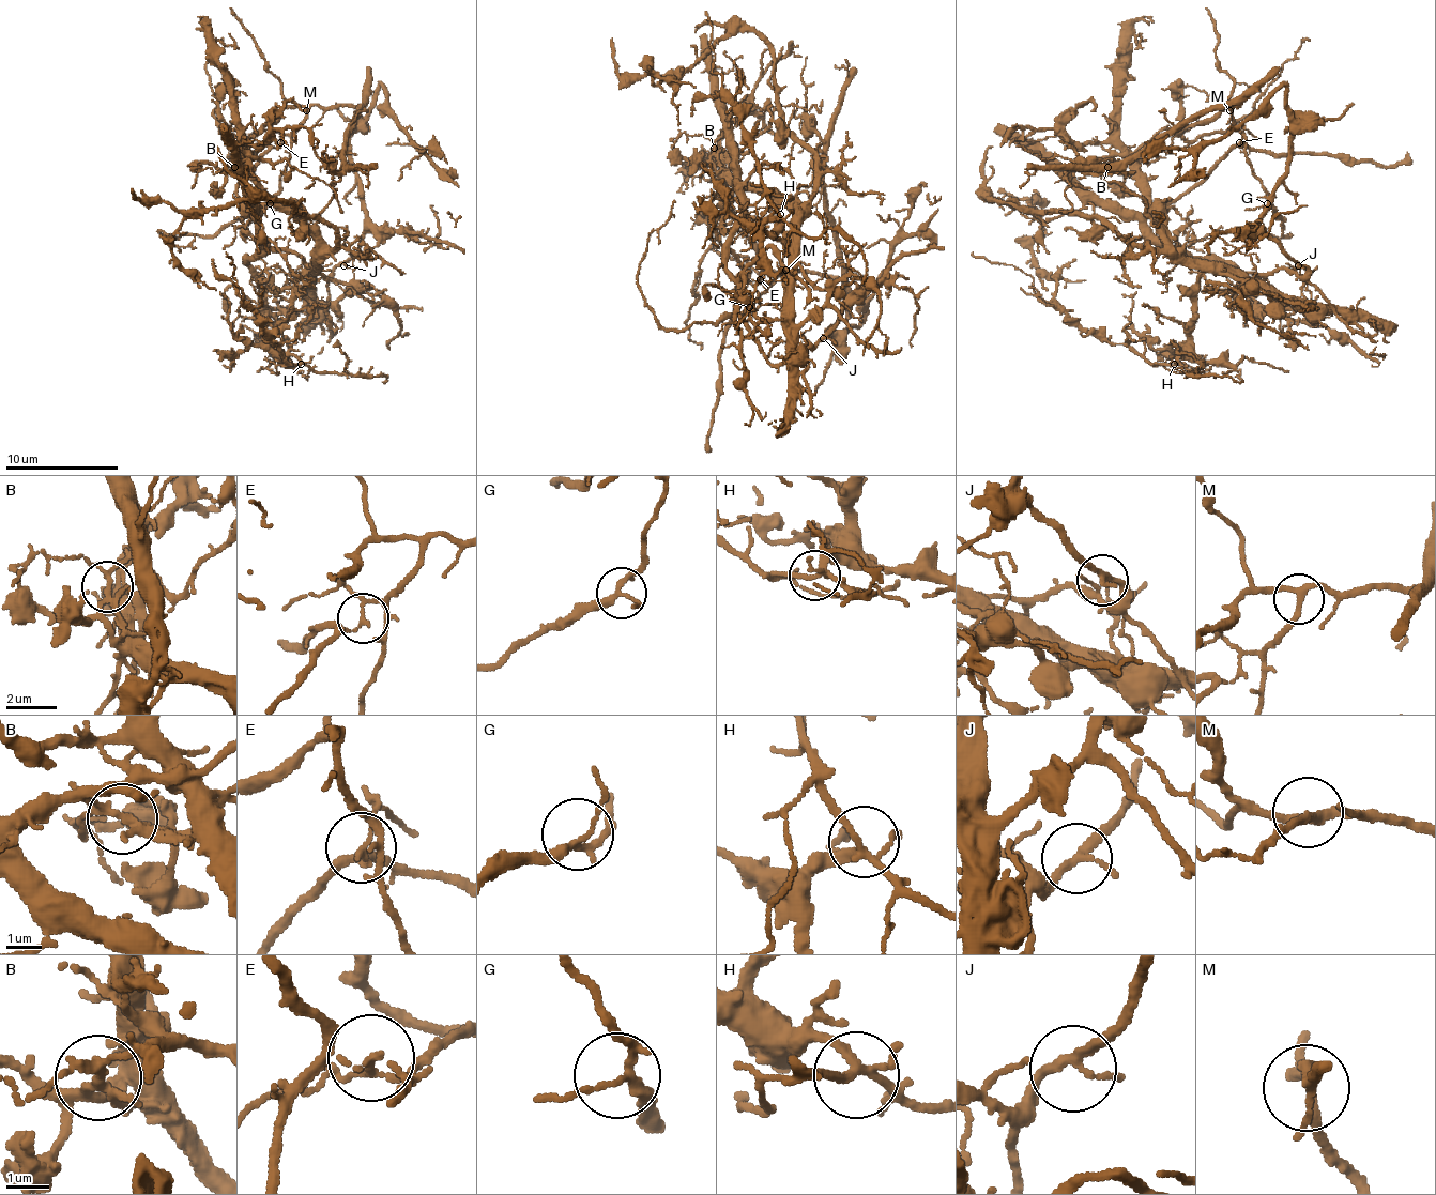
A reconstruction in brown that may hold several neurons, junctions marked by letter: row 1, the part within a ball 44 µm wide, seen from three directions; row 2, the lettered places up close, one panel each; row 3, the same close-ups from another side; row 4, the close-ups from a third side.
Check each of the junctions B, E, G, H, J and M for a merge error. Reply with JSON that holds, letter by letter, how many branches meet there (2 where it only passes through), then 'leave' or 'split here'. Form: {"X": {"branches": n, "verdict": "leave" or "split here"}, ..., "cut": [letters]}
{"B": {"branches": 5, "verdict": "split here"}, "E": {"branches": 3, "verdict": "split here"}, "G": {"branches": 3, "verdict": "leave"}, "H": {"branches": 4, "verdict": "leave"}, "J": {"branches": 3, "verdict": "leave"}, "M": {"branches": 3, "verdict": "leave"}, "cut": ["B", "E"]}

